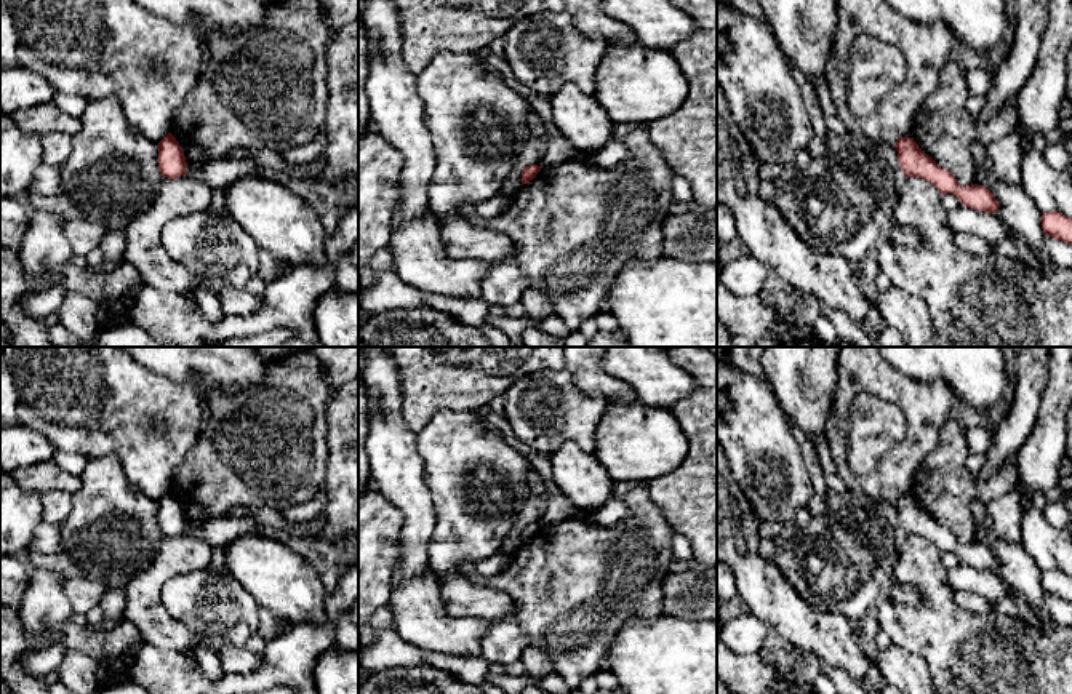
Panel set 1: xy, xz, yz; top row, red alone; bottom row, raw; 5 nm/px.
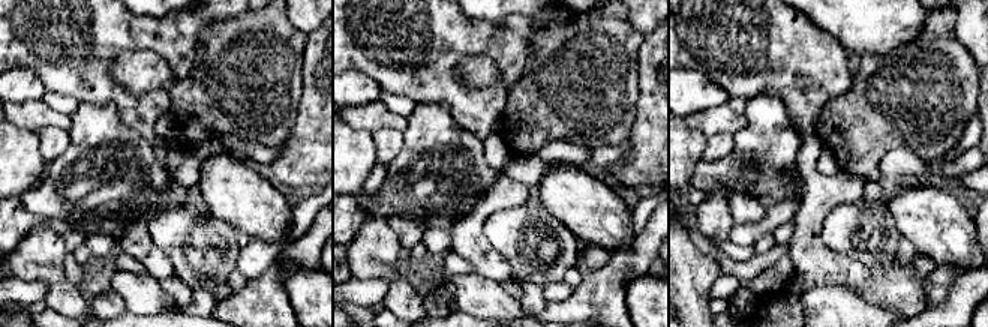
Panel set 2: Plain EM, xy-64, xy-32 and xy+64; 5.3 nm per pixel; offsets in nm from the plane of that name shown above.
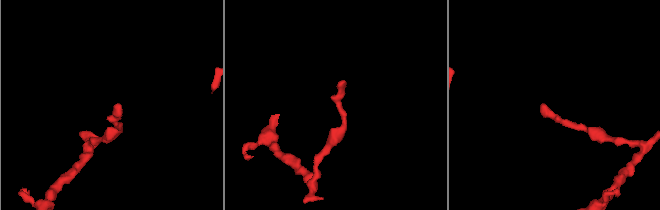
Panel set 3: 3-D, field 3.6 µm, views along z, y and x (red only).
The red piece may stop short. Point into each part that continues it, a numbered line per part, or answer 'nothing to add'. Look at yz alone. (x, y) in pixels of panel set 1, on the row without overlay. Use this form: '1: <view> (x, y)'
nothing to add

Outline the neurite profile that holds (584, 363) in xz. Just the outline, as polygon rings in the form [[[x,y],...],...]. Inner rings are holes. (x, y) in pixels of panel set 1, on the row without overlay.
[[[565,347],[565,368],[586,397],[614,401],[635,401],[635,392],[602,368],[603,347]]]

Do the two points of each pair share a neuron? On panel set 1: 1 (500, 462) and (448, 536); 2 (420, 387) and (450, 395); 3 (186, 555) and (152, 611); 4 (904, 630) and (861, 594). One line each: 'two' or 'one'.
1: one
2: one
3: one
4: two

